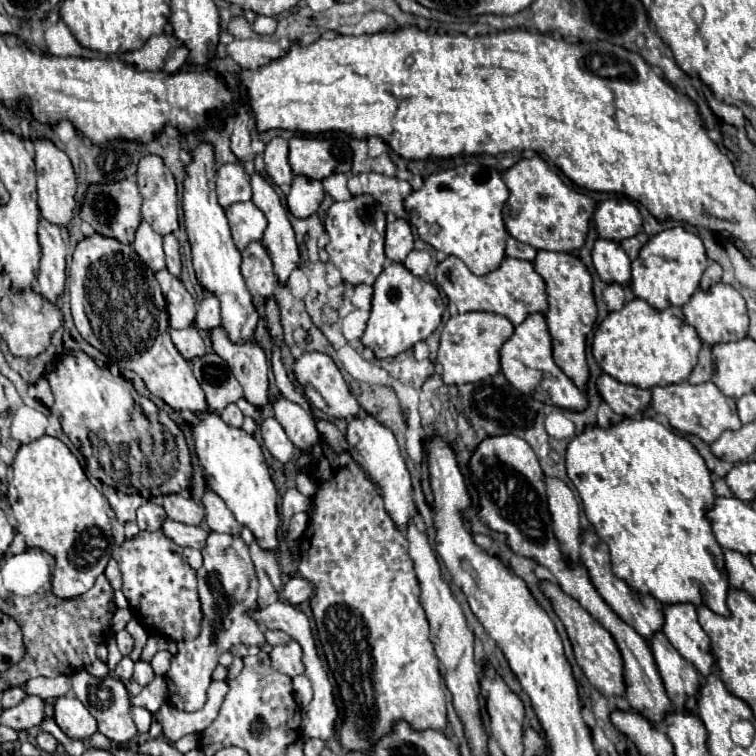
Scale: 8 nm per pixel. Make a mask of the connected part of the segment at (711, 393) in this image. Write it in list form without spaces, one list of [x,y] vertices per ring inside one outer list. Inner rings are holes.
[[[682,381],[676,385],[654,387],[652,389],[652,407],[656,413],[664,415],[676,431],[696,435],[704,443],[716,441],[720,437],[720,433],[724,433],[728,429],[736,431],[742,427],[738,413],[736,413],[734,397],[724,395],[712,381],[706,381],[700,385],[690,385],[688,381]]]

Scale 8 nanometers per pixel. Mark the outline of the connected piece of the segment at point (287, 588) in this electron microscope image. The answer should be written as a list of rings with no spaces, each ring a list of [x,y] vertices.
[[[292,577],[286,585],[284,585],[284,599],[292,605],[300,605],[304,601],[310,599],[312,595],[312,583],[302,579],[302,577]]]

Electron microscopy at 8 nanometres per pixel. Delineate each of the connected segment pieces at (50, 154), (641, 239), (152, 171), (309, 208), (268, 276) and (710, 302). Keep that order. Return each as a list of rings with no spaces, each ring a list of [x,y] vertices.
[[[42,139],[34,143],[36,147],[36,173],[38,173],[38,207],[42,211],[42,217],[54,225],[60,227],[68,227],[72,217],[74,217],[74,209],[76,209],[76,175],[72,169],[72,163],[68,159],[66,153],[62,153],[52,141]]]
[[[640,231],[638,235],[628,237],[628,239],[620,241],[620,245],[622,245],[622,249],[628,253],[628,257],[630,257],[630,259],[636,259],[636,257],[638,257],[638,253],[640,253],[640,249],[642,249],[642,245],[644,245],[646,241],[648,241],[648,235],[646,235],[644,231]]]
[[[148,155],[138,163],[138,189],[144,197],[142,219],[152,225],[158,235],[178,231],[178,197],[176,181],[160,157]]]
[[[296,175],[292,181],[292,189],[286,197],[286,205],[294,217],[304,219],[318,211],[322,197],[324,197],[324,191],[320,181],[312,181],[308,177]]]
[[[260,241],[250,243],[242,251],[242,275],[252,295],[272,295],[278,281],[272,271],[272,259]]]
[[[716,283],[710,289],[698,289],[690,301],[682,307],[686,323],[692,325],[702,339],[704,345],[716,345],[724,341],[738,341],[740,337],[746,337],[748,331],[748,313],[746,303],[742,295],[728,283]]]

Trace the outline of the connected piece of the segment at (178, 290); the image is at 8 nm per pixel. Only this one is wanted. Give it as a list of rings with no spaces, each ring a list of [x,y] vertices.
[[[166,269],[156,273],[156,279],[162,287],[166,307],[168,307],[168,317],[170,317],[170,327],[172,329],[186,329],[194,325],[196,319],[196,303],[192,295],[186,291],[182,281],[178,277],[172,277]]]

